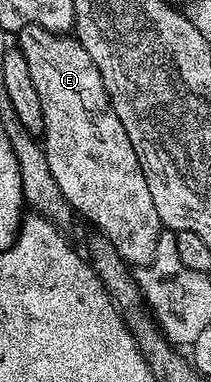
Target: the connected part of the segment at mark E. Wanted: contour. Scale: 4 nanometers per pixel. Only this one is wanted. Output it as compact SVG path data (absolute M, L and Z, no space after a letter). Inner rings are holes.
M25 26L16 35L16 45L27 56L27 68L31 68L31 80L39 88L39 100L43 104L45 133L43 145L47 164L51 164L51 176L59 184L59 192L69 205L94 222L96 229L119 252L124 262L133 268L144 268L157 254L157 245L163 229L159 212L155 212L155 200L151 200L151 188L147 188L147 176L139 164L139 156L123 128L119 116L105 91L95 60L83 48L76 37L57 34L43 26Z

